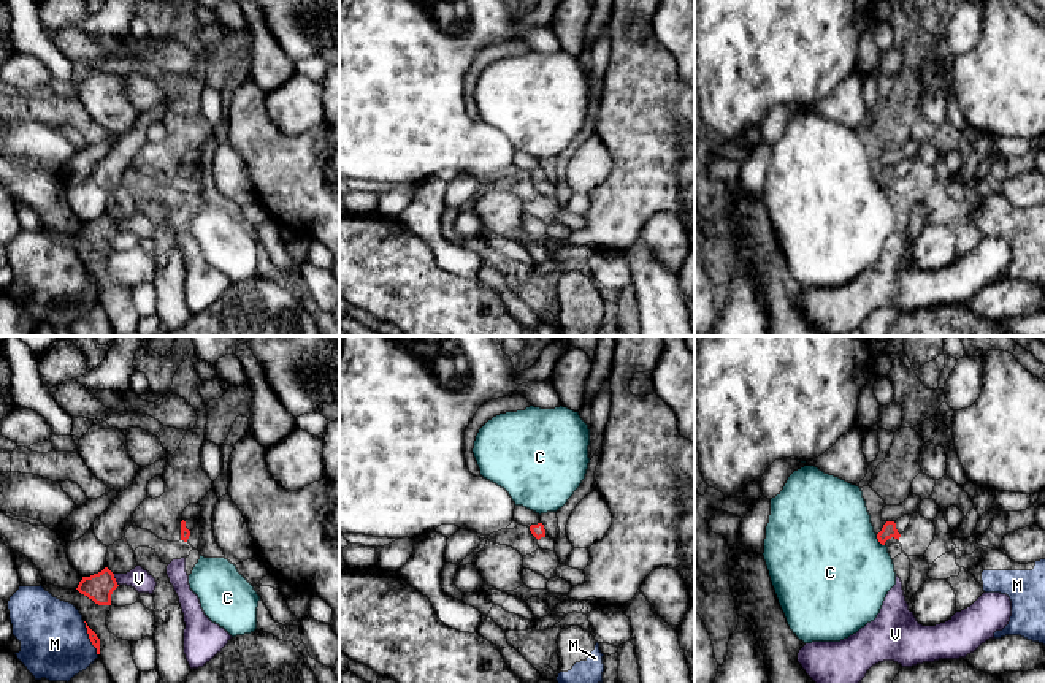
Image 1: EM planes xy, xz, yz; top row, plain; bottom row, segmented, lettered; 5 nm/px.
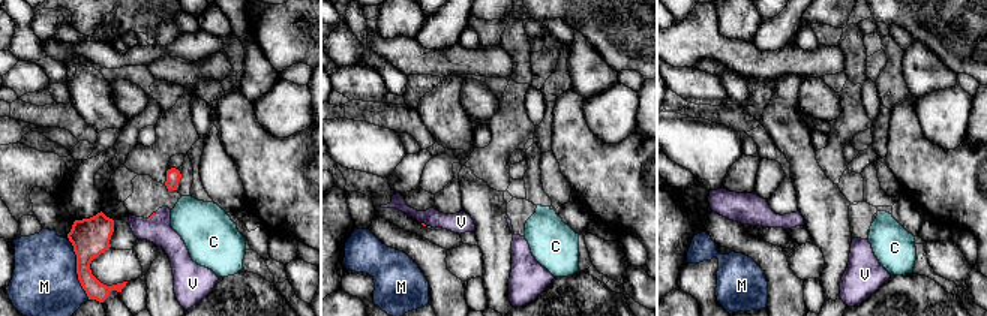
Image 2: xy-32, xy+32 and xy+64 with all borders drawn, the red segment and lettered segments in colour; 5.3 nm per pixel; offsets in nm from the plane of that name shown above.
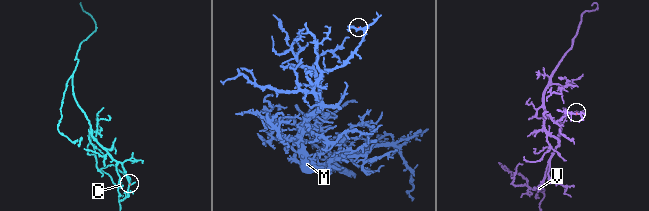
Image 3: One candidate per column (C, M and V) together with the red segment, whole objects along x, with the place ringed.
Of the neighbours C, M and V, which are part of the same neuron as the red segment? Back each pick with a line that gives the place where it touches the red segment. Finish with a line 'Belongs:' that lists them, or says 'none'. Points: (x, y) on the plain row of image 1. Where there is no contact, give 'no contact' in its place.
Belongs: none

